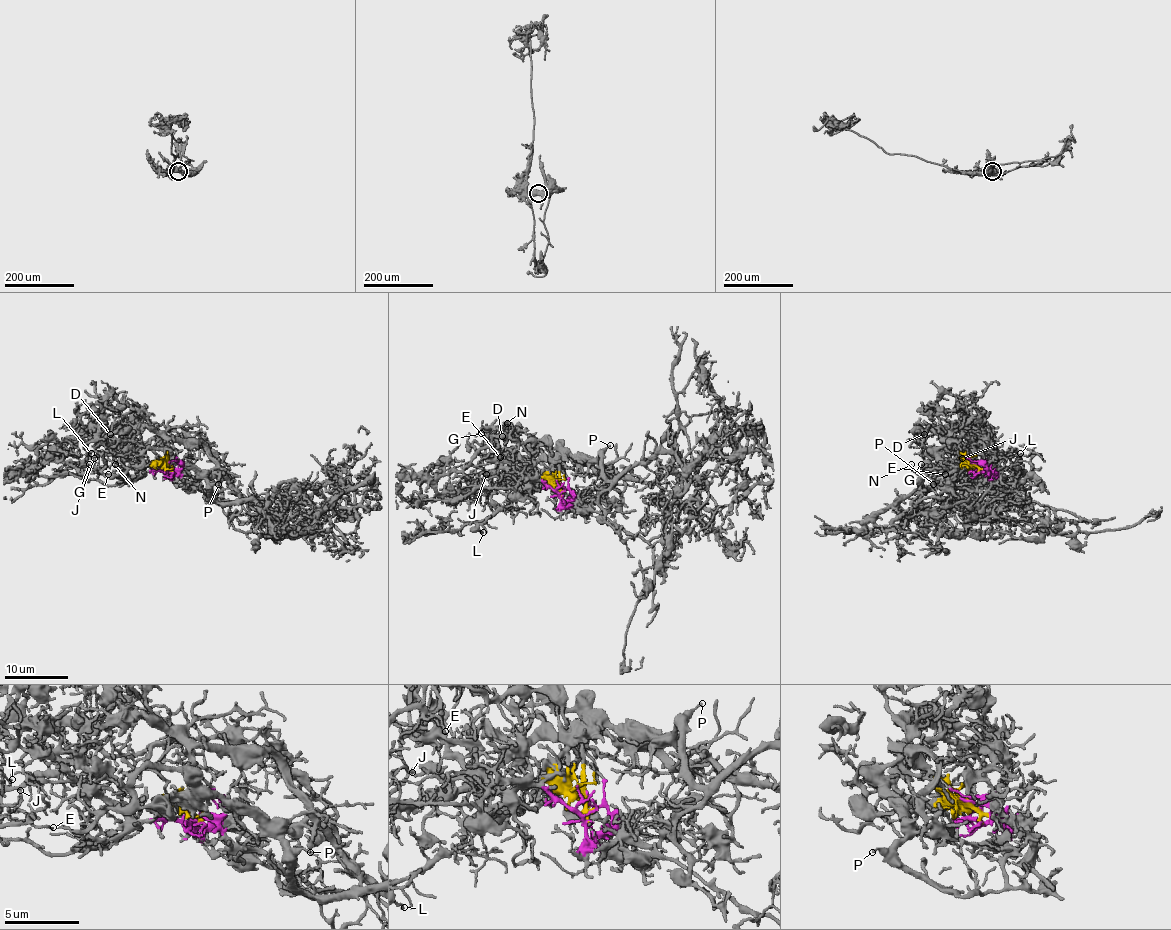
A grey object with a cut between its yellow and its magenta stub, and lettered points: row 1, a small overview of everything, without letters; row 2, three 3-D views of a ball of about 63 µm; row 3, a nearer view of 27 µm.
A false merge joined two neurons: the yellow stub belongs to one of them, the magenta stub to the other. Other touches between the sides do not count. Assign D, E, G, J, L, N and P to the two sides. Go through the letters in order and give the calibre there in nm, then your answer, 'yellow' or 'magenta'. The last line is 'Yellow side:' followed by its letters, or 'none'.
D: 150 nm thick; magenta
E: 120 nm thick; magenta
G: 160 nm thick; magenta
J: 100 nm thick; magenta
L: 170 nm thick; magenta
N: 150 nm thick; magenta
P: 130 nm thick; magenta
Yellow side: none

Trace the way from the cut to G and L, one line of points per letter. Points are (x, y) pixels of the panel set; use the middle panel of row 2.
G: (559, 491), (540, 481), (524, 481), (515, 464), (512, 449), (518, 445), (513, 440), (482, 434)
L: (559, 491), (540, 481), (513, 478), (513, 481), (526, 486), (502, 508), (478, 521), (475, 526), (483, 532)

